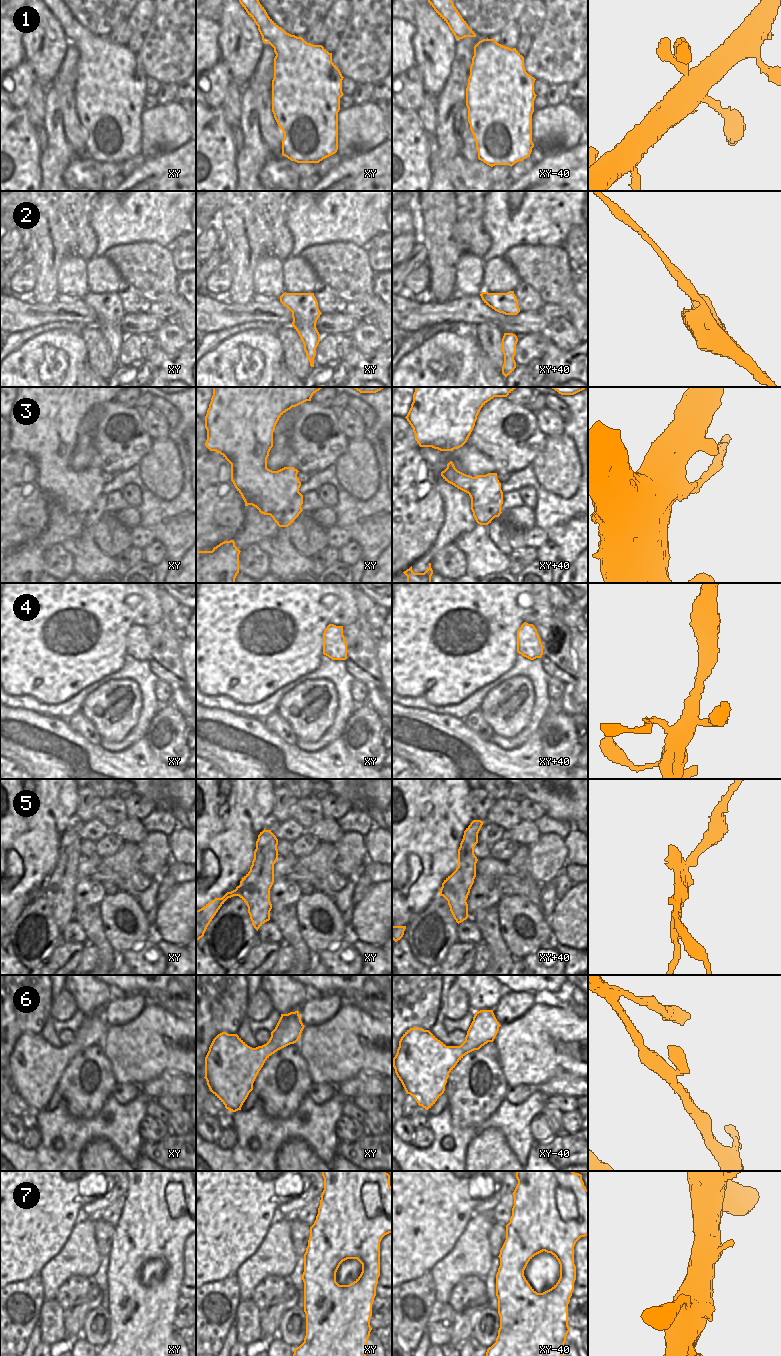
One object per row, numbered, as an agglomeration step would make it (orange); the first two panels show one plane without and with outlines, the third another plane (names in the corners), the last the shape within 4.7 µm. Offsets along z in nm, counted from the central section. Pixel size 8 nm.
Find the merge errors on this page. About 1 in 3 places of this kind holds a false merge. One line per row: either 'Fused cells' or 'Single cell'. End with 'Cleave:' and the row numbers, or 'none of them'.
1: Single cell
2: Single cell
3: Fused cells
4: Single cell
5: Fused cells
6: Single cell
7: Single cell
Cleave: 3, 5

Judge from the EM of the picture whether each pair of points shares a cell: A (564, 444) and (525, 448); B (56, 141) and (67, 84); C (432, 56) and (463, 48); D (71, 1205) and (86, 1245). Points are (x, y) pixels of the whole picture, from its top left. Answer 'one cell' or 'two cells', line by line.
A: two cells
B: one cell
C: two cells
D: two cells

